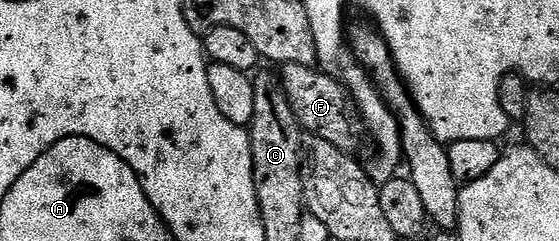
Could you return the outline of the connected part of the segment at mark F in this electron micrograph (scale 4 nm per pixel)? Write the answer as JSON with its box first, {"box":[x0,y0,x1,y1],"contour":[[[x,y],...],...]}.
{"box":[281,65,359,153],"contour":[[[282,65],[281,79],[289,106],[293,106],[293,114],[306,135],[325,138],[325,142],[337,146],[337,150],[354,153],[359,144],[359,132],[355,129],[357,112],[352,97],[344,85],[342,88],[333,77],[318,70],[323,71],[315,66]]]}

